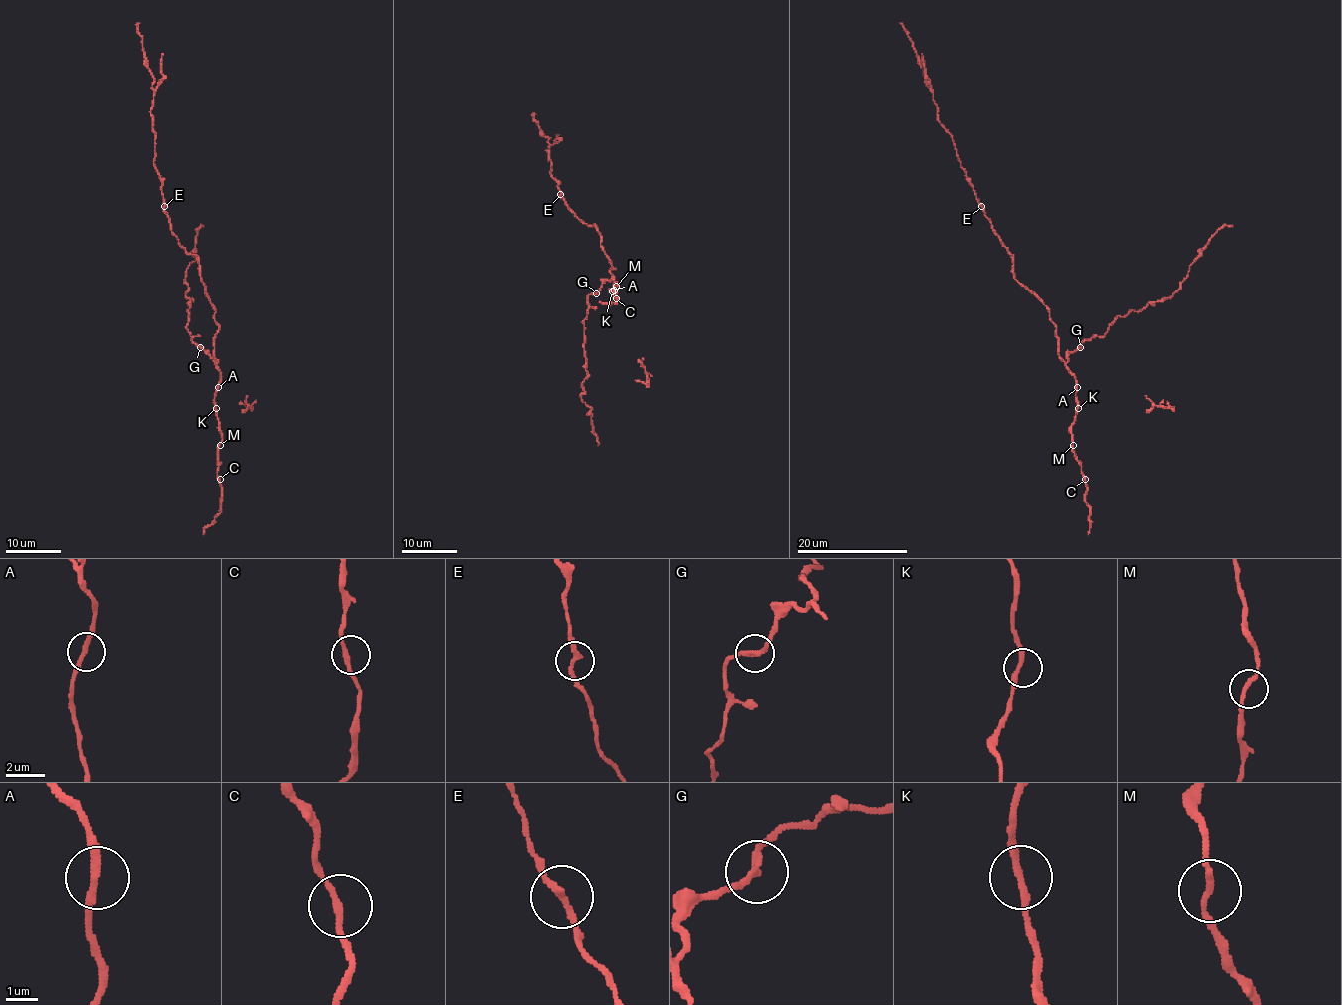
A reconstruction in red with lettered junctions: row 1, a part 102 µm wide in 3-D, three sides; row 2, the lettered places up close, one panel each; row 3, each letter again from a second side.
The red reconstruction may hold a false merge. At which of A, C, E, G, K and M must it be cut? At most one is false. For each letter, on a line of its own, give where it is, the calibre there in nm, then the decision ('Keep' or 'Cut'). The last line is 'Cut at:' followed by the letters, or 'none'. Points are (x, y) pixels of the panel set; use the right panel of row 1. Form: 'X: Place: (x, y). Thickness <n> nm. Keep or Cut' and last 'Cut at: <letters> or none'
A: Place: (1077, 387). Thickness 220 nm. Keep
C: Place: (1085, 479). Thickness 200 nm. Keep
E: Place: (981, 206). Thickness 200 nm. Keep
G: Place: (1080, 347). Thickness 240 nm. Keep
K: Place: (1078, 408). Thickness 240 nm. Keep
M: Place: (1073, 445). Thickness 200 nm. Keep
Cut at: none

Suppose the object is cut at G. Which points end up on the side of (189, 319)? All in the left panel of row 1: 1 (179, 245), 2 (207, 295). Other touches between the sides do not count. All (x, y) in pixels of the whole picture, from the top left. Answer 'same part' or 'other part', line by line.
1: other part
2: other part

